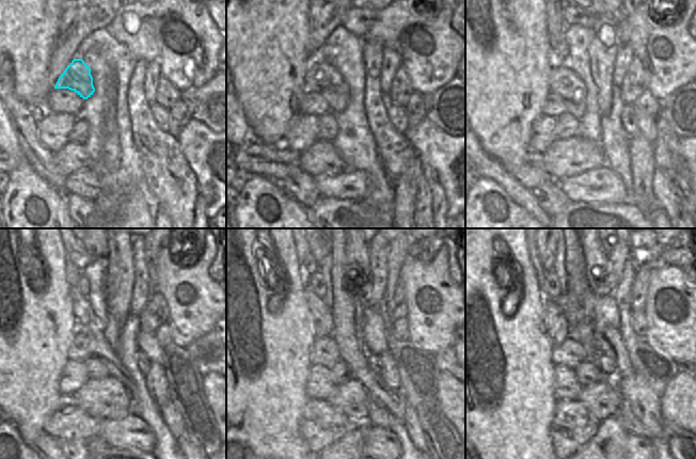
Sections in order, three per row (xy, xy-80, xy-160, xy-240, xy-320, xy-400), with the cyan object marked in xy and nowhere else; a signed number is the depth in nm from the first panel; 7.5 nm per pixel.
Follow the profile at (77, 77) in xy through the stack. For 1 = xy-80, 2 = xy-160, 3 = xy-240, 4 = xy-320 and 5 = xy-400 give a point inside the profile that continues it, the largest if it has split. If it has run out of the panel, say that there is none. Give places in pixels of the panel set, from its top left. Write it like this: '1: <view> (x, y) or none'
1: xy-80 (320, 77)
2: xy-160 (564, 82)
3: xy-240 (100, 349)
4: xy-320 (378, 415)
5: xy-400 (630, 424)

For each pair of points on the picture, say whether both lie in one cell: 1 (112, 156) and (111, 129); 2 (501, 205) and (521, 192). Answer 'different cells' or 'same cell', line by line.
1: same cell
2: different cells

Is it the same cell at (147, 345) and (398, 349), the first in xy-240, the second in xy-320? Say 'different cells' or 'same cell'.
different cells

